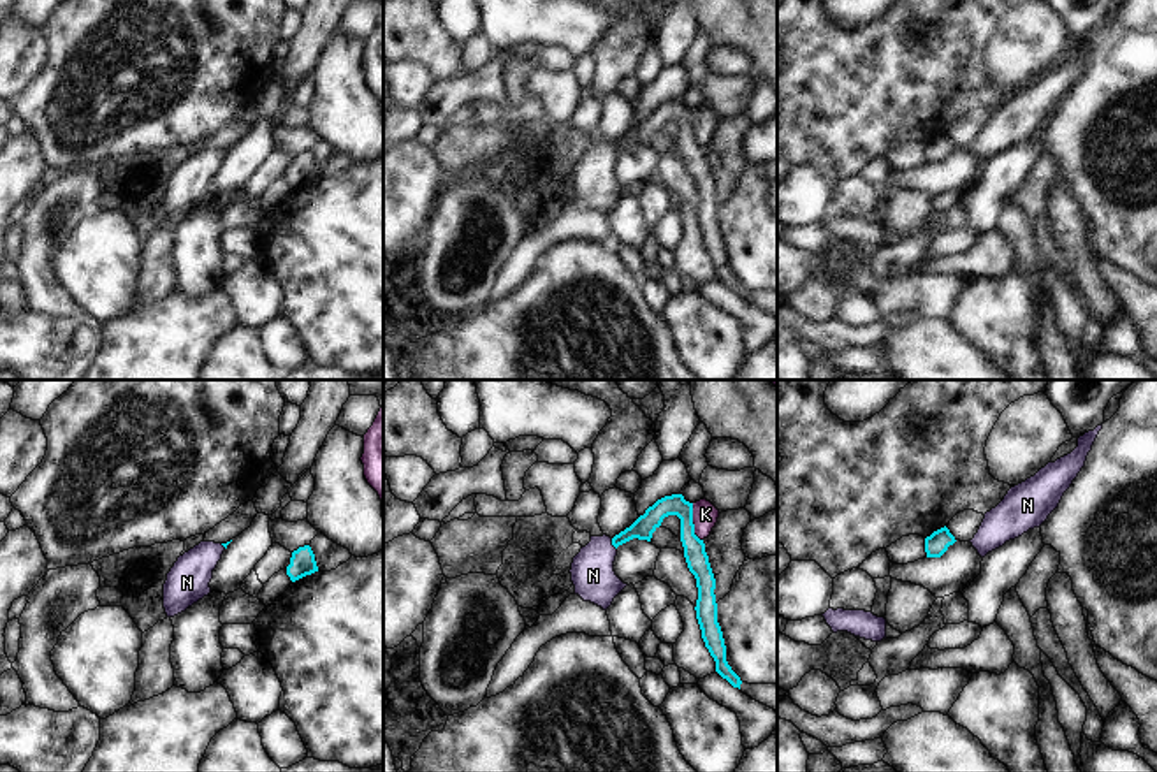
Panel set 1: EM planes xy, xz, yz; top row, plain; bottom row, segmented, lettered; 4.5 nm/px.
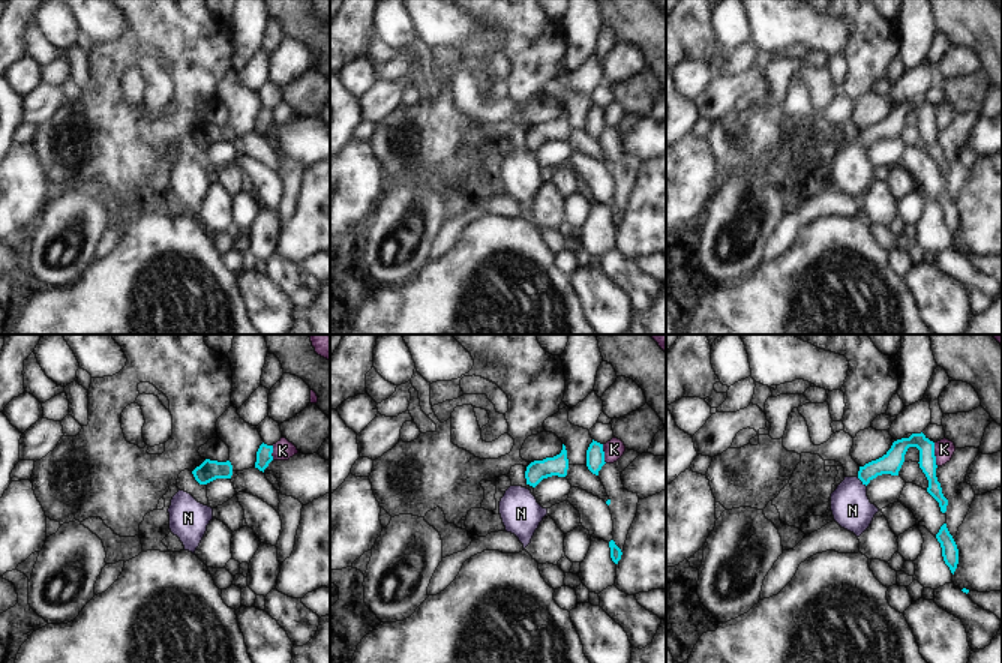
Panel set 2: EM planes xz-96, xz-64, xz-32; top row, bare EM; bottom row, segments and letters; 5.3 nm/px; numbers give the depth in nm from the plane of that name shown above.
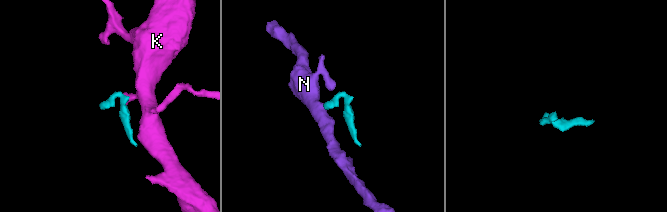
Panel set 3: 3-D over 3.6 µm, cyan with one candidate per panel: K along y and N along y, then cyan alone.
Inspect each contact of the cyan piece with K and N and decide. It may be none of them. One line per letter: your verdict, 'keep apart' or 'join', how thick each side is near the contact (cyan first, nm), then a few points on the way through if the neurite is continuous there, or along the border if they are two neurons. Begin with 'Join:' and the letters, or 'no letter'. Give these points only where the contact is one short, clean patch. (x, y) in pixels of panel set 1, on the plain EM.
Join: no letter
K: keep apart | 100/110 nm | along xz (691, 109), (693, 138), (702, 146)
N: keep apart | 100/200 nm | along xz (611, 145), (616, 155)

